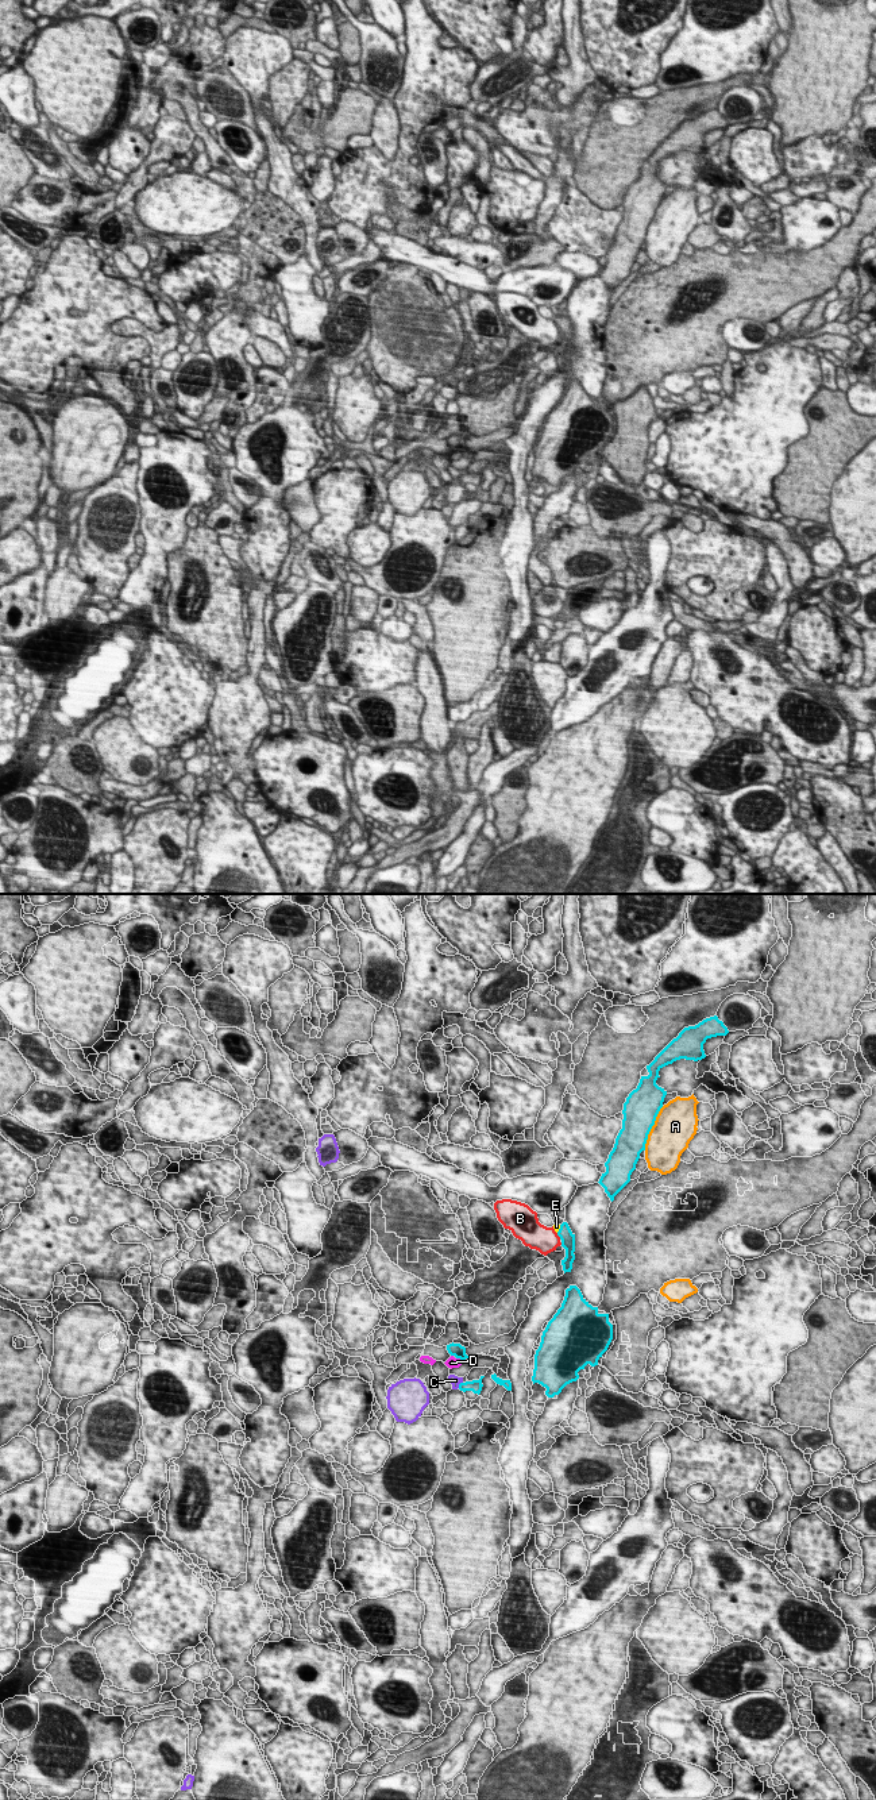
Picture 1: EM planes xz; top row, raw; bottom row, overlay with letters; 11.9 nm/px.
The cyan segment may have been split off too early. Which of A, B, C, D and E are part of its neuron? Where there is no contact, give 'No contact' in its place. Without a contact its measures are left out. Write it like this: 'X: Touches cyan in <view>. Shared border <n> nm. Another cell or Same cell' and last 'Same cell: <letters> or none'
A: Touches cyan in xz. Shared border 550 nm. Another cell
B: Touches cyan in xz. Shared border 100 nm. Another cell
C: Touches cyan in xz. Shared border 100 nm. Another cell
D: Touches cyan in xz. Shared border 70 nm. Another cell
E: Touches cyan in xz. Shared border 110 nm. Same cell
Same cell: E.

